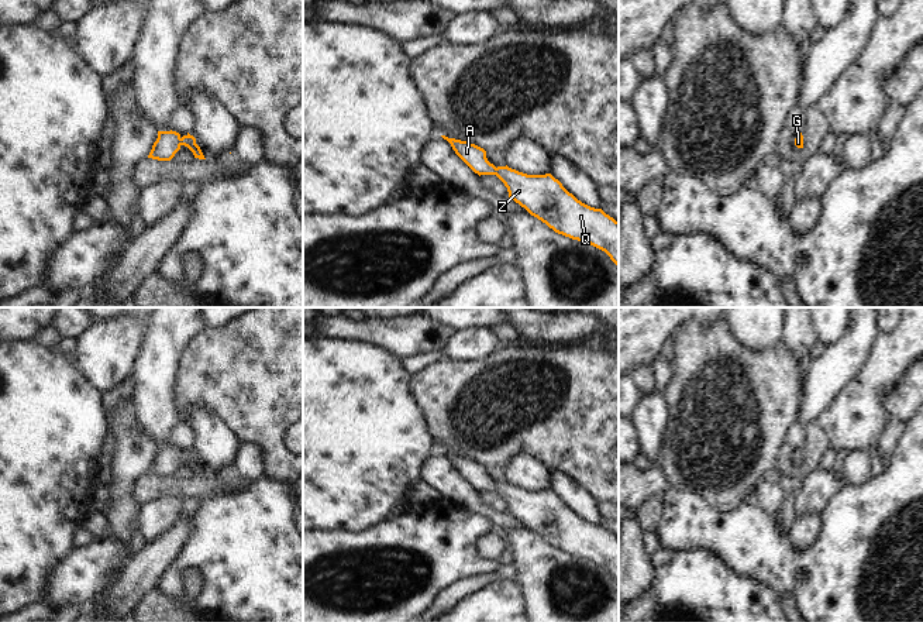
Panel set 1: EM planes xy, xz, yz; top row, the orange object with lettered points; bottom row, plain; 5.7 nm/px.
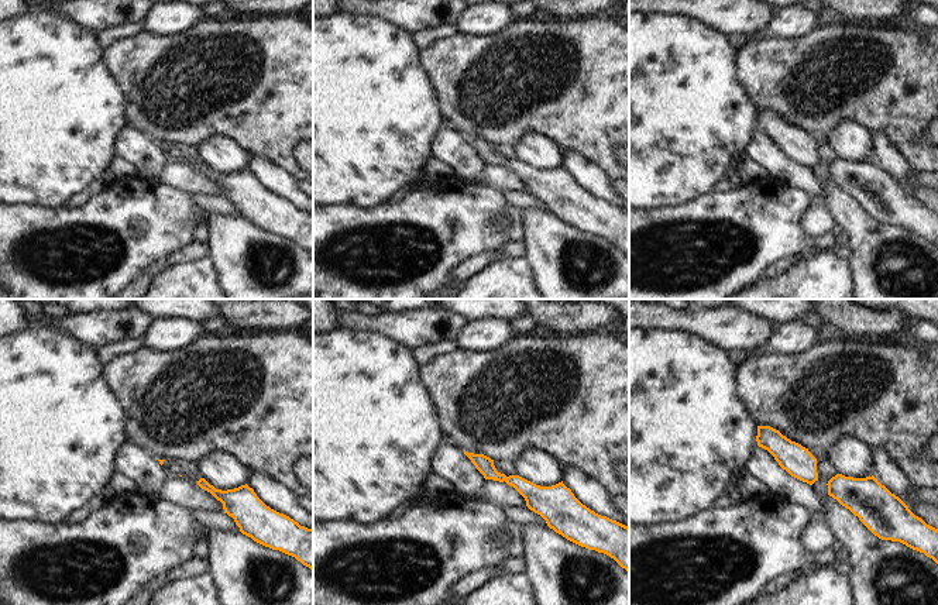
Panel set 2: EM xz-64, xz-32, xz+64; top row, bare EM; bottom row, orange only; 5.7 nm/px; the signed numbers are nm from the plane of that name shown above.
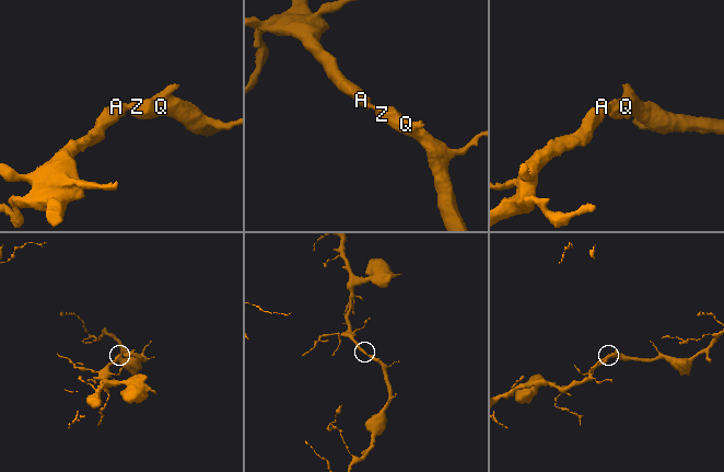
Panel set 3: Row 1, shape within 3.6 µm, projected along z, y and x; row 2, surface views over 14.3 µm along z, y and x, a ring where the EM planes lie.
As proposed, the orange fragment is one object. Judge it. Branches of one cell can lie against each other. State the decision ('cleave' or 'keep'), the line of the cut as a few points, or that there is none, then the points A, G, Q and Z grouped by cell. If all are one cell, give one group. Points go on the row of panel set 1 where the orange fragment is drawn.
keep; cut none; groups A G Q Z

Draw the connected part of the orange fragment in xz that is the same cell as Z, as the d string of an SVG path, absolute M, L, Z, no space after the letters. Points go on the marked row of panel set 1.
M441 135L444 140L447 140L455 154L479 176L481 175L496 175L507 188L509 197L519 203L521 207L524 207L531 216L537 217L543 223L545 223L550 228L552 228L555 233L562 234L565 237L569 237L572 240L578 240L581 243L588 243L602 251L605 251L610 260L619 265L619 221L616 221L613 217L606 214L602 209L590 207L581 200L578 200L572 193L569 193L562 183L555 179L551 173L545 175L527 175L523 172L519 172L516 169L506 166L495 166L490 164L486 158L486 151L475 144L471 144L468 141L461 141L455 138L448 138L445 135Z

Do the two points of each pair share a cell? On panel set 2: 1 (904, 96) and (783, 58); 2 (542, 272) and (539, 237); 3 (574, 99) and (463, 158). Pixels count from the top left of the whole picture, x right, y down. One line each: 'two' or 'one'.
1: one
2: one
3: two

